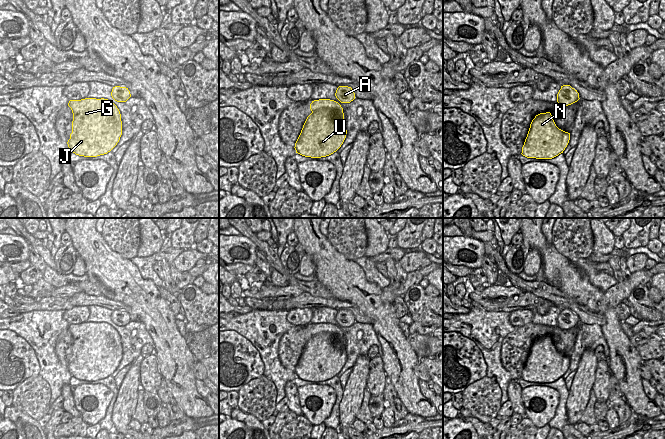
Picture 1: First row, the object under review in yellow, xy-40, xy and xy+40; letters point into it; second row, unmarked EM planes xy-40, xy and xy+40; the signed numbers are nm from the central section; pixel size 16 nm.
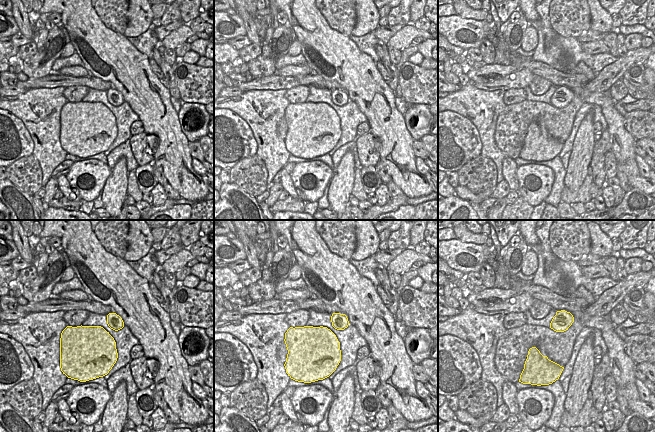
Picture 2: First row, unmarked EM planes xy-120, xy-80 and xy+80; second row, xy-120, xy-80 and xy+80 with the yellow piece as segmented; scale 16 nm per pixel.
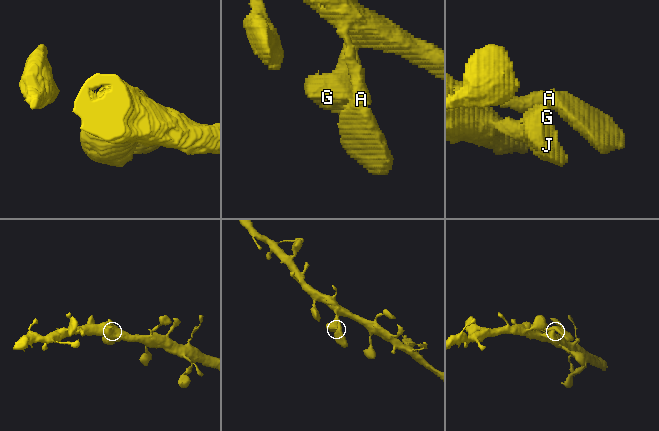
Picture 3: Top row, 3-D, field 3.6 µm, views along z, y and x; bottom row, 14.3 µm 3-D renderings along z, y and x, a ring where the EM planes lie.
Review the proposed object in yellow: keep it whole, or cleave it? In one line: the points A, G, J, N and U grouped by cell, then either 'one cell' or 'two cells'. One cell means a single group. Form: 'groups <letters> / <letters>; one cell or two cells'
groups A G J N U; one cell

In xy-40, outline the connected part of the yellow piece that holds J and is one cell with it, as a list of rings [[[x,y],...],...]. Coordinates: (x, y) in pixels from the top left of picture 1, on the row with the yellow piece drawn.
[[[108,99],[70,100],[72,133],[67,144],[79,156],[97,157],[110,152],[122,135],[121,114]]]

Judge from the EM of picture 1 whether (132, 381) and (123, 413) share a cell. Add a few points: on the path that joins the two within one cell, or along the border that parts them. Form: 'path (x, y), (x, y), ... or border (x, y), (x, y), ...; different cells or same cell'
path (129, 389), (125, 405); same cell

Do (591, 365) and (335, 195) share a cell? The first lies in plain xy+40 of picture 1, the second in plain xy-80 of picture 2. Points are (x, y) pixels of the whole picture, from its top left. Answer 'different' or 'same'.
same

